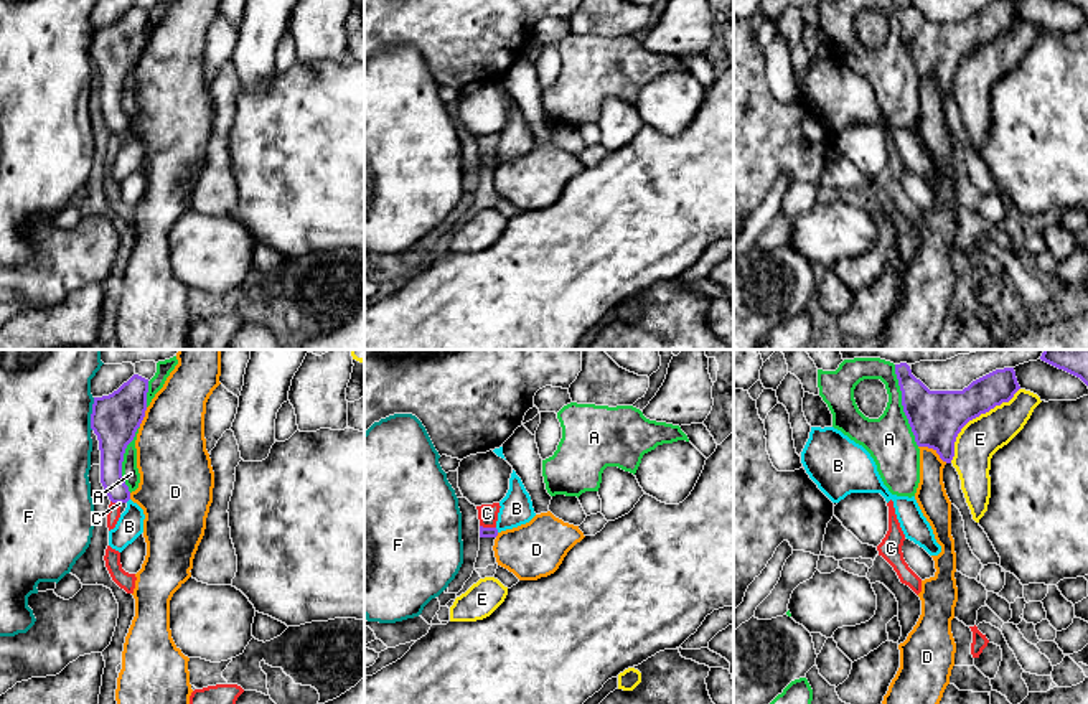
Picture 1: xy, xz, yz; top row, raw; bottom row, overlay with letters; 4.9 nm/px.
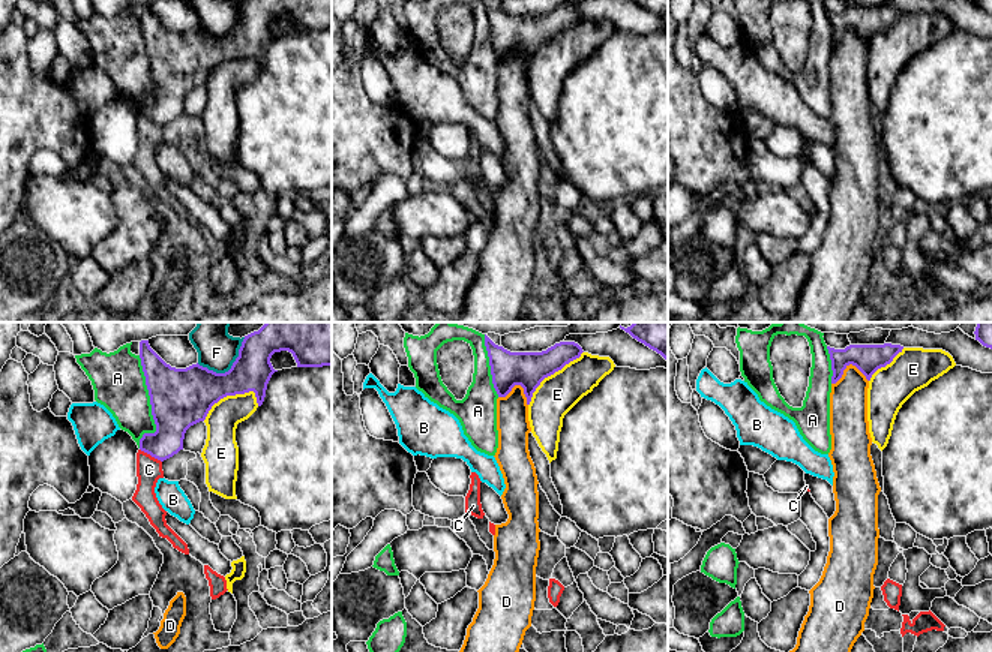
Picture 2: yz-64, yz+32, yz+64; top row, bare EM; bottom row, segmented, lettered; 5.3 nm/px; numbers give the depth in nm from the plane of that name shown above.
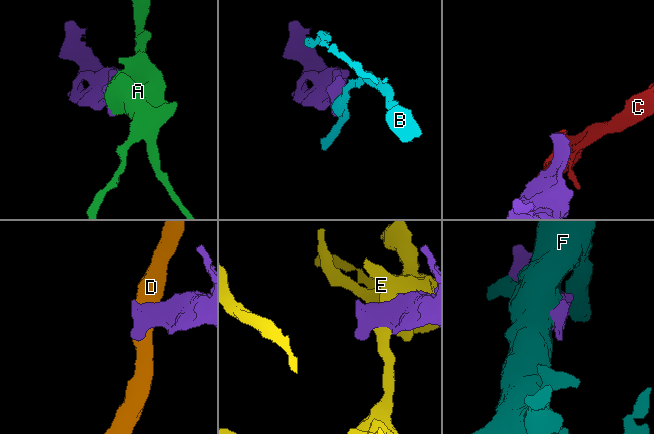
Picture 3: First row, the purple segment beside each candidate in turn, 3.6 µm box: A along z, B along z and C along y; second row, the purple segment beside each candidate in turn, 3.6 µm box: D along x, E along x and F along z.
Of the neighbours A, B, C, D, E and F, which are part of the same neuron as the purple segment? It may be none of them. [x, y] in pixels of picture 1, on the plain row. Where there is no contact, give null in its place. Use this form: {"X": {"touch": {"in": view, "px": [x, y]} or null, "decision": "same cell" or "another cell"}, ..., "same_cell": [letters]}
{"A": {"touch": {"in": "yz", "px": [904, 38]}, "decision": "another cell"}, "B": {"touch": {"in": "xz", "px": [497, 160]}, "decision": "another cell"}, "C": {"touch": {"in": "xz", "px": [488, 159]}, "decision": "another cell"}, "D": {"touch": {"in": "yz", "px": [933, 79]}, "decision": "another cell"}, "E": {"touch": {"in": "yz", "px": [975, 48]}, "decision": "another cell"}, "F": {"touch": {"in": "xy", "px": [91, 45]}, "decision": "another cell"}, "same_cell": []}

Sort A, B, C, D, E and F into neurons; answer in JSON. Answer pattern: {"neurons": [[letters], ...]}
{"neurons": [["A"], ["B"], ["C"], ["D"], ["E"], ["F"]]}

